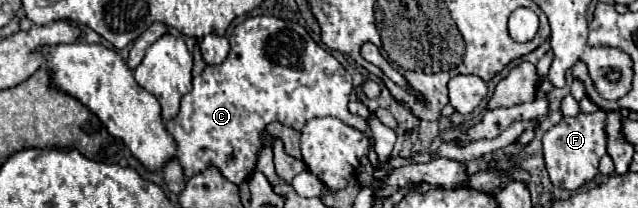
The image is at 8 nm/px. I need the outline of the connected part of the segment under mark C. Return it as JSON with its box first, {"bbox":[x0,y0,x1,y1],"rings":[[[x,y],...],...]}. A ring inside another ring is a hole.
{"bbox":[167,16,379,184],"rings":[[[251,16],[233,28],[231,34],[231,52],[229,58],[219,66],[207,66],[201,76],[193,78],[193,90],[181,98],[181,110],[177,118],[169,120],[167,132],[177,140],[177,160],[185,170],[187,178],[193,178],[207,168],[215,166],[229,182],[241,184],[251,178],[257,166],[259,152],[263,148],[261,134],[271,122],[281,122],[285,126],[301,130],[307,120],[317,116],[333,116],[345,122],[351,128],[363,132],[369,142],[369,162],[373,168],[379,166],[379,156],[375,152],[375,140],[367,120],[357,114],[351,114],[347,104],[353,90],[351,74],[317,42],[309,36],[309,32],[297,22],[285,22],[273,16]]]}

